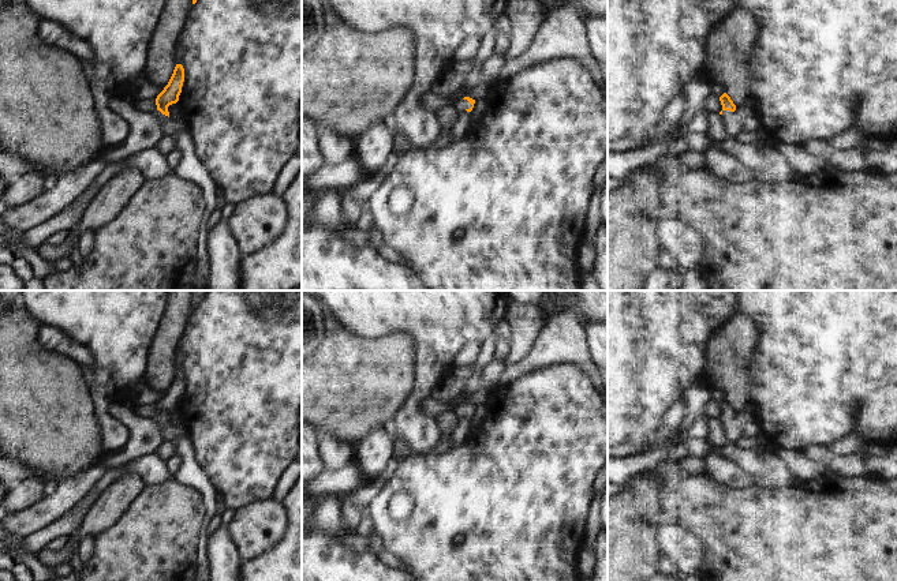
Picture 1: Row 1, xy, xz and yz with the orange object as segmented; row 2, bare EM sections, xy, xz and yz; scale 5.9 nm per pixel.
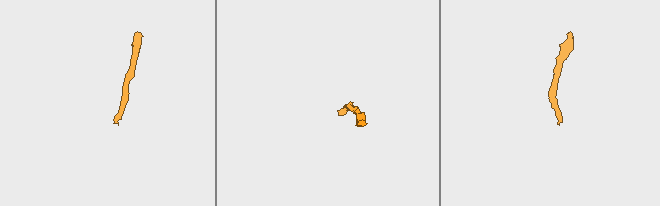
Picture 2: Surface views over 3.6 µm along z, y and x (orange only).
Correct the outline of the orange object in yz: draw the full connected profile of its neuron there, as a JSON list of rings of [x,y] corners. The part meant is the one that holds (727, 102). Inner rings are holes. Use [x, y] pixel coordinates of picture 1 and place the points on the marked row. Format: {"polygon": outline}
{"polygon": [[[726,93],[720,97],[720,101],[722,105],[720,115],[722,116],[729,138],[739,136],[756,121],[759,112],[759,104],[756,101],[752,100],[745,105],[736,106]]]}

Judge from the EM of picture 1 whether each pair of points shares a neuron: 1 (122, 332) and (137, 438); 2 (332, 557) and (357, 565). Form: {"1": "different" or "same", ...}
{"1": "different", "2": "same"}

